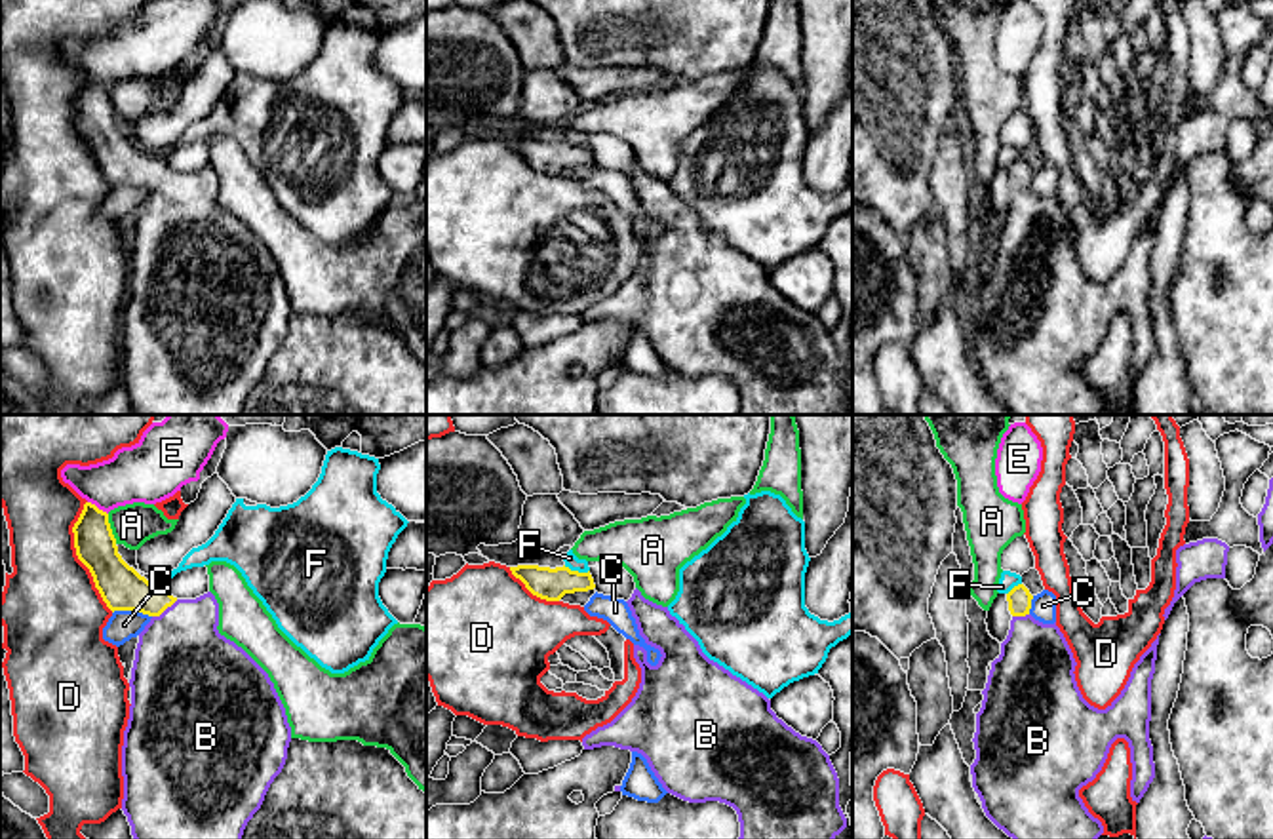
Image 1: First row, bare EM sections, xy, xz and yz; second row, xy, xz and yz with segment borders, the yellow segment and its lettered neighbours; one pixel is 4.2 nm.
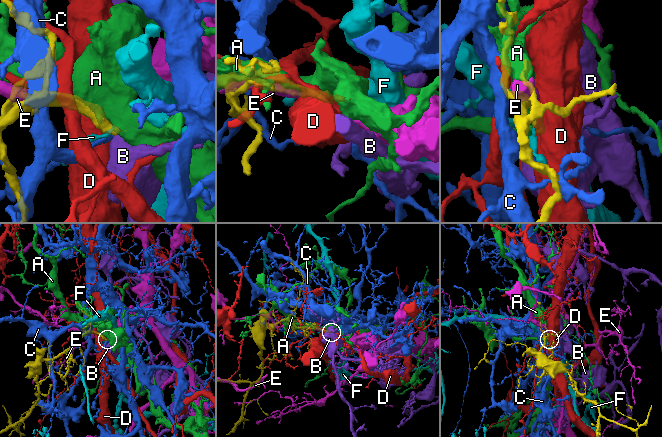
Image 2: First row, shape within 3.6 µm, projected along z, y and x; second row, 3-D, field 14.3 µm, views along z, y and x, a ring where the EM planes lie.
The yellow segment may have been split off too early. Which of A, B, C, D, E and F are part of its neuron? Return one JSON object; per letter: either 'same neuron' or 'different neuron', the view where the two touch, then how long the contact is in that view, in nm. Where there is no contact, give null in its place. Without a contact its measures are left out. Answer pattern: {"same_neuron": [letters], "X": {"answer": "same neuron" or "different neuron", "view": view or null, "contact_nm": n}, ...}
{"same_neuron": ["B"], "A": {"answer": "different neuron", "view": "xy", "contact_nm": 130}, "B": {"answer": "same neuron", "view": "xy", "contact_nm": 130}, "C": {"answer": "different neuron", "view": "xy", "contact_nm": 170}, "D": {"answer": "different neuron", "view": "xy", "contact_nm": 480}, "E": {"answer": "different neuron", "view": "xy", "contact_nm": 110}, "F": {"answer": "different neuron", "view": "xz", "contact_nm": 110}}

